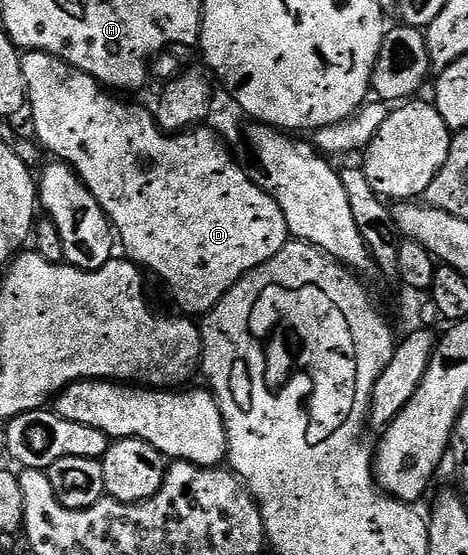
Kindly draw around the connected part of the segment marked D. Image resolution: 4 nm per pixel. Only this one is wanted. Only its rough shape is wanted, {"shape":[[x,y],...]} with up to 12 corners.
{"shape":[[41,50],[35,141],[207,315],[289,242],[209,128]]}

